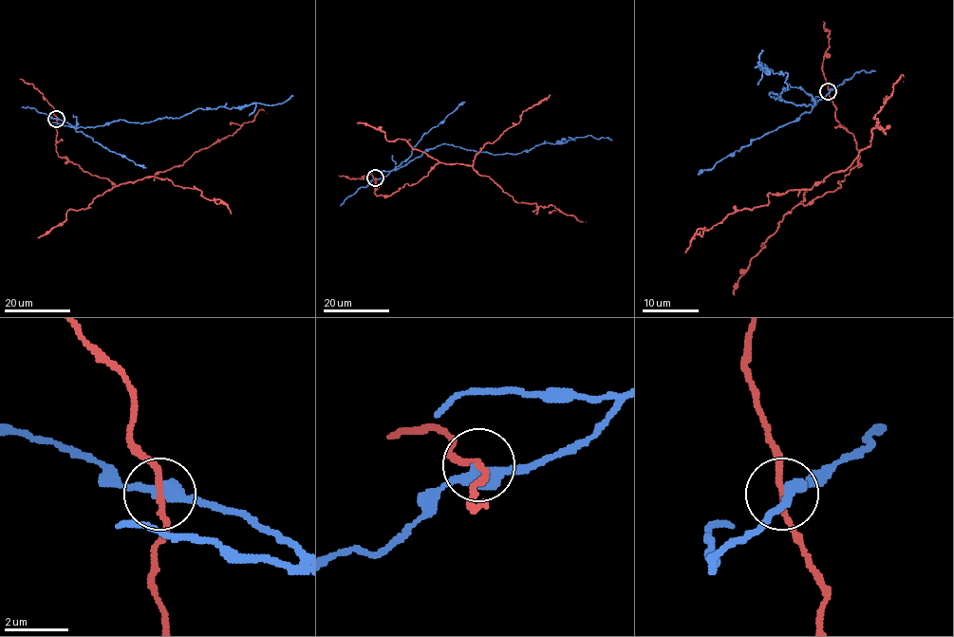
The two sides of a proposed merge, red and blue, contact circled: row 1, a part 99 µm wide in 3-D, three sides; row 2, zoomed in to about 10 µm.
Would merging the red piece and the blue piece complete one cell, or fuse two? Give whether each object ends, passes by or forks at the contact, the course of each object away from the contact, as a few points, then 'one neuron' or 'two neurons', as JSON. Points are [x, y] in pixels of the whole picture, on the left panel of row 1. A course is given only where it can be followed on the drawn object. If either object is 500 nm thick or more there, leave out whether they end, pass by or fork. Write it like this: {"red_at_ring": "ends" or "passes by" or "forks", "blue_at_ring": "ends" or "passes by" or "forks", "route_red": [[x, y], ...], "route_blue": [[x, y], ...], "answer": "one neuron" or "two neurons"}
{"red_at_ring": "passes by", "blue_at_ring": "passes by", "route_red": [[56, 119], [59, 156], [119, 185], [181, 165], [194, 153], [252, 121], [261, 109], [267, 113]], "route_blue": [[56, 119], [74, 127], [104, 125], [119, 120], [143, 123], [180, 118], [197, 108], [282, 103], [293, 95]], "answer": "two neurons"}

